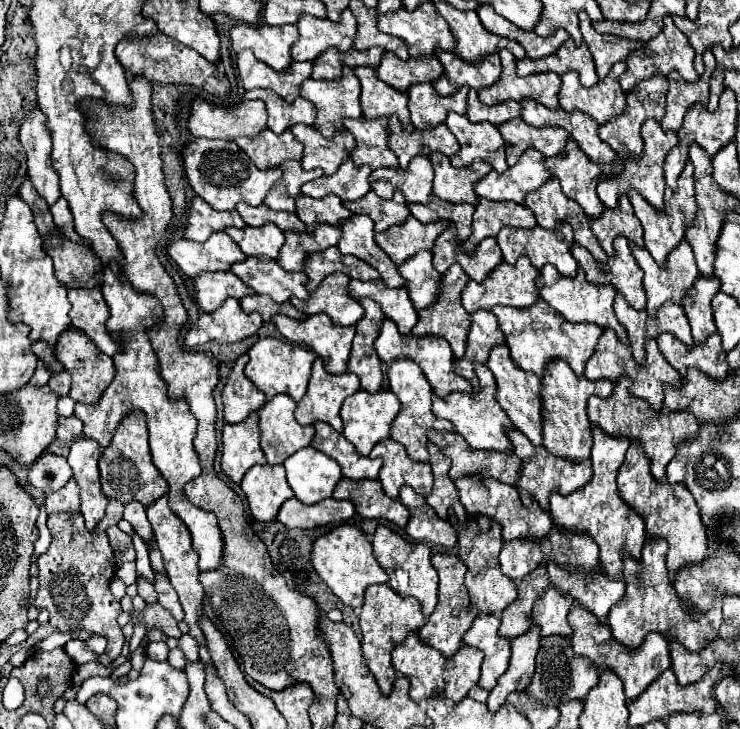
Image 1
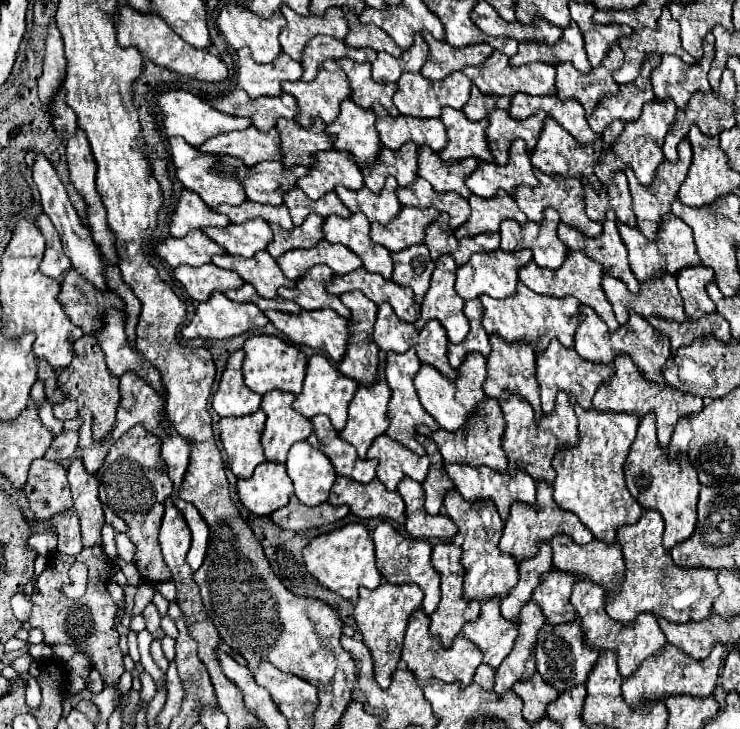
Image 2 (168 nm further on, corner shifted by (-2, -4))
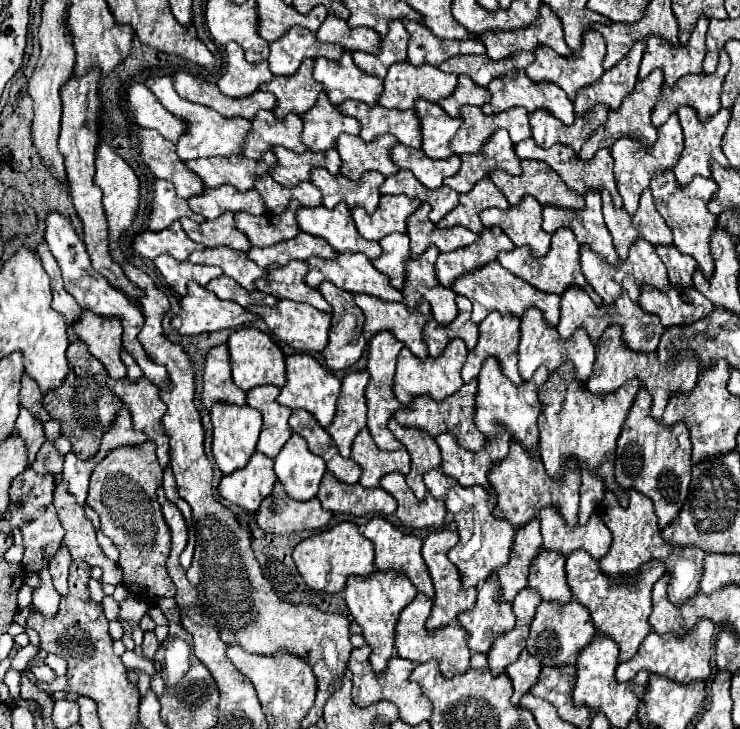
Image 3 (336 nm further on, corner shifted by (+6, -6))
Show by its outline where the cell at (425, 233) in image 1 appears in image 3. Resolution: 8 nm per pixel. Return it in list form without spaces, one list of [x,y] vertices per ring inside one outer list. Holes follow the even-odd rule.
[[[382,195],[378,209],[372,215],[368,215],[362,207],[356,207],[352,217],[358,233],[364,239],[380,241],[394,231],[406,233],[406,219],[418,205],[420,199],[408,199],[406,195]]]

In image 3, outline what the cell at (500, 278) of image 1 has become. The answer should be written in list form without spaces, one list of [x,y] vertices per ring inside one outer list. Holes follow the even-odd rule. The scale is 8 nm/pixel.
[[[488,227],[478,235],[476,243],[462,247],[460,251],[440,253],[434,265],[436,277],[444,287],[450,287],[452,279],[494,261],[500,251],[512,249],[514,243],[504,235],[504,231],[500,231],[500,227]]]

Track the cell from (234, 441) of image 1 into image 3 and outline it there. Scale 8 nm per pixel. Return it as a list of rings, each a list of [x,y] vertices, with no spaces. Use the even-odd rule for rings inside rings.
[[[216,403],[210,411],[212,415],[212,425],[214,425],[214,441],[212,441],[212,453],[216,459],[218,469],[224,475],[230,475],[236,469],[242,469],[248,459],[252,457],[252,453],[256,451],[256,441],[260,435],[260,427],[262,427],[262,415],[260,411],[244,405],[244,407],[236,407],[230,403]]]

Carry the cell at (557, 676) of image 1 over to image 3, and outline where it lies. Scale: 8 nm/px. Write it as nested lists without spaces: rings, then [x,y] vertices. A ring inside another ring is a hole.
[[[572,599],[570,603],[552,603],[552,601],[542,601],[536,609],[536,615],[530,625],[530,635],[528,635],[528,651],[532,655],[542,657],[542,665],[566,665],[566,663],[576,663],[578,651],[584,649],[592,637],[596,635],[594,623],[588,615],[588,609],[582,607],[580,601]]]

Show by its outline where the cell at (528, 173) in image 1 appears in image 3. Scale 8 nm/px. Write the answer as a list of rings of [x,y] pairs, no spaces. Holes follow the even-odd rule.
[[[496,129],[478,155],[460,155],[460,159],[460,171],[444,179],[444,185],[452,187],[456,193],[470,191],[476,181],[488,177],[492,169],[502,169],[510,175],[520,175],[520,159],[514,151],[510,135],[504,129]]]

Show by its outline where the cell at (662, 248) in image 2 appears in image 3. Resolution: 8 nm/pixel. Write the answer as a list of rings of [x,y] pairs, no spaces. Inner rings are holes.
[[[650,189],[640,195],[640,207],[636,209],[636,215],[628,215],[624,209],[614,209],[608,191],[602,191],[602,205],[604,221],[620,259],[628,257],[628,247],[638,237],[644,237],[652,245],[672,245],[672,231],[656,211]]]

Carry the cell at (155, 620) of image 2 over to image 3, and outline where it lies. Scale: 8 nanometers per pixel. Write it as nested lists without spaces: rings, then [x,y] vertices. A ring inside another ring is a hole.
[[[144,633],[144,643],[142,643],[142,653],[144,653],[144,657],[148,657],[150,661],[154,661],[154,655],[156,655],[158,647],[160,647],[160,643],[158,643],[156,635],[154,635],[154,633]]]

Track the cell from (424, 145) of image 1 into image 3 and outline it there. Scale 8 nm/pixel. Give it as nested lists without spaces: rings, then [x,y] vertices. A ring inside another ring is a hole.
[[[342,103],[338,111],[360,121],[360,139],[364,141],[372,141],[376,135],[390,133],[406,147],[420,147],[420,123],[412,109],[392,111],[380,105],[368,107],[366,103]]]

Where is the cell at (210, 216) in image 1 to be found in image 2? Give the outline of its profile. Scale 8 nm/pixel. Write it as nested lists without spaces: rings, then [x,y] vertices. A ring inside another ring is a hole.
[[[184,189],[182,197],[176,205],[170,235],[172,237],[186,237],[192,229],[206,229],[206,227],[226,227],[230,221],[222,213],[212,211],[194,191]]]

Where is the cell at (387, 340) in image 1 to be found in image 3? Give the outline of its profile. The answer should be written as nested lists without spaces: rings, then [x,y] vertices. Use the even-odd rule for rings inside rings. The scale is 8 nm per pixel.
[[[352,293],[352,297],[366,317],[364,333],[374,335],[378,331],[388,329],[416,357],[420,357],[420,359],[428,357],[428,349],[426,349],[426,343],[422,339],[424,323],[432,315],[428,303],[424,303],[416,311],[410,311],[404,303],[384,303],[382,299],[376,299],[372,295]]]

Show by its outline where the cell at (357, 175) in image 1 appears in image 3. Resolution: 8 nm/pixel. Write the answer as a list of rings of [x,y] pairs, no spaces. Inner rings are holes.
[[[272,147],[272,153],[276,155],[274,169],[270,171],[272,179],[284,187],[294,187],[300,181],[308,181],[312,167],[324,167],[332,175],[340,173],[340,155],[336,149],[328,151],[306,151],[306,153],[294,153],[284,147]]]

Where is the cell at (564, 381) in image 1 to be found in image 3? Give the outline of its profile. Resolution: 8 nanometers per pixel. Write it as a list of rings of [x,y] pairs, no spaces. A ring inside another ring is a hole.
[[[528,307],[528,311],[522,315],[520,331],[522,331],[522,339],[520,339],[518,355],[520,355],[520,375],[524,381],[528,381],[540,365],[548,367],[548,371],[554,373],[564,361],[574,363],[580,381],[584,383],[588,381],[588,377],[592,375],[592,365],[594,365],[594,345],[588,339],[584,329],[576,331],[572,339],[560,339],[560,335],[556,335],[556,327],[548,327],[548,323],[544,323],[544,317],[540,315],[540,311],[536,311],[536,307]]]

